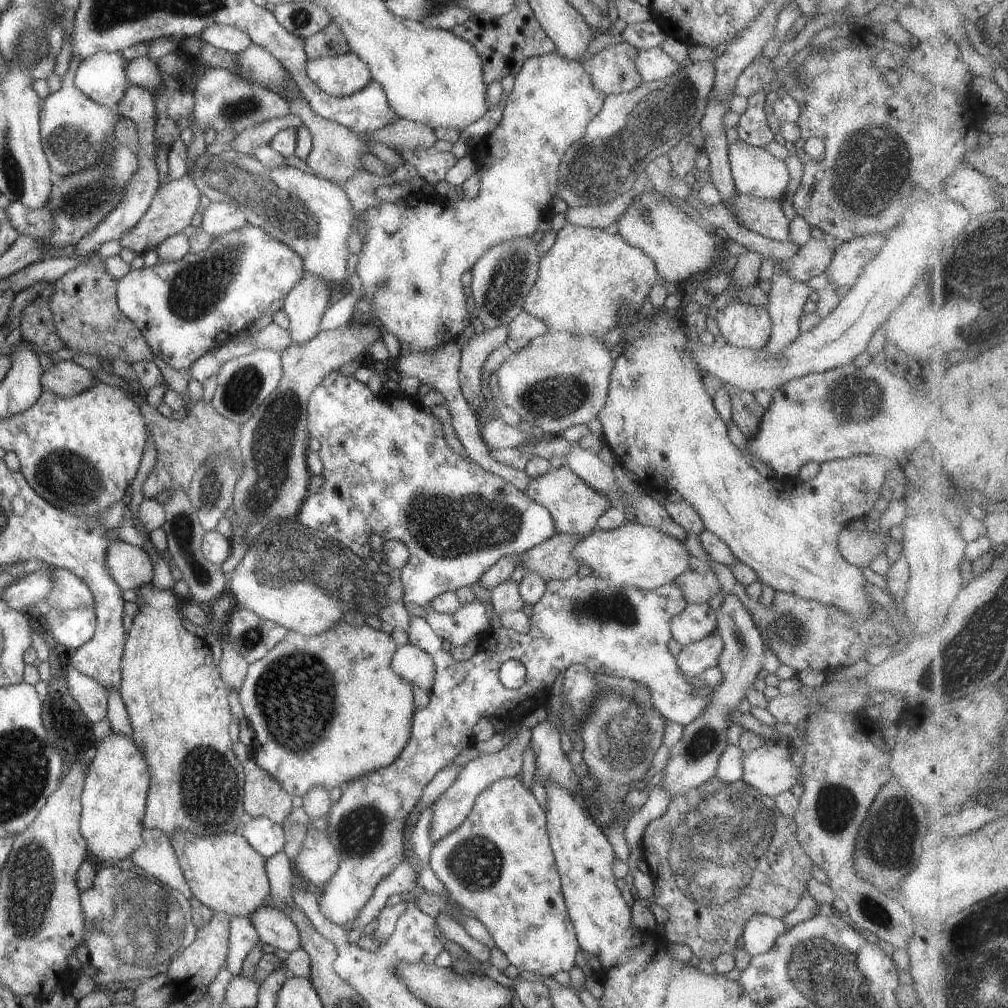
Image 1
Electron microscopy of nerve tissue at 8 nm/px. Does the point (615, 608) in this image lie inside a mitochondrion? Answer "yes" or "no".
yes

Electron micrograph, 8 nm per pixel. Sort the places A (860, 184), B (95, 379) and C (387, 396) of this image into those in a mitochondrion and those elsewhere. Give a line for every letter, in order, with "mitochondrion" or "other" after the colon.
A: mitochondrion
B: other
C: other

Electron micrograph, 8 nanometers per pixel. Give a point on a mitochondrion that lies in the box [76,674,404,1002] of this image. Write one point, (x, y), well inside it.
(142, 917)

